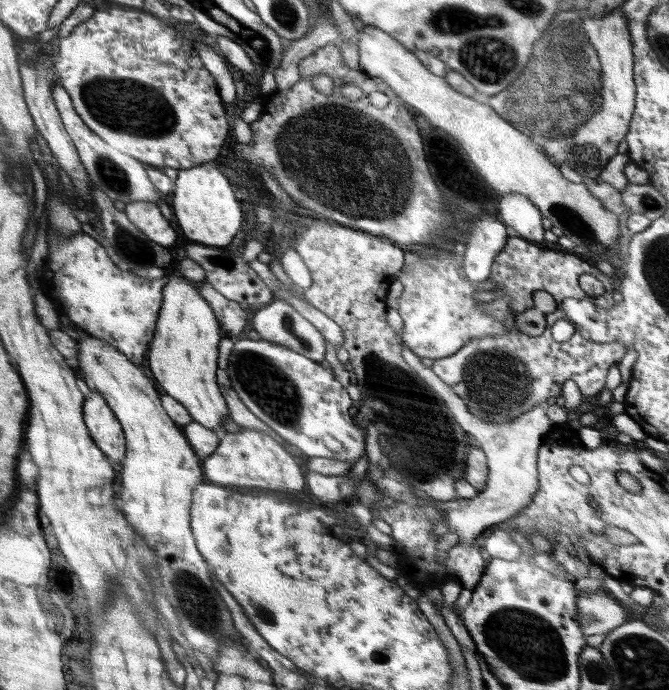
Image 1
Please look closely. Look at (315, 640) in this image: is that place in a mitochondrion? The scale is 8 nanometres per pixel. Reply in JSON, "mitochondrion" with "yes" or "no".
{"mitochondrion":"no"}

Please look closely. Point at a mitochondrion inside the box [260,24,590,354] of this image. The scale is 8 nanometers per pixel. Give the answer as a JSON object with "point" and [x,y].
{"point":[328,159]}

